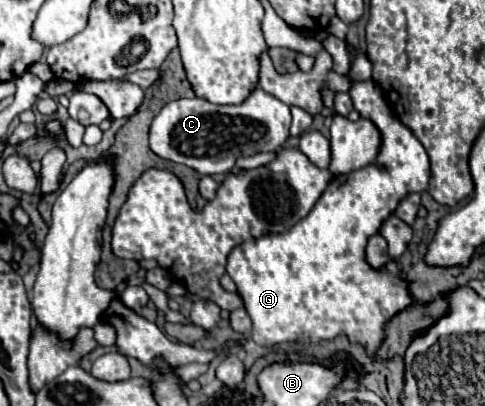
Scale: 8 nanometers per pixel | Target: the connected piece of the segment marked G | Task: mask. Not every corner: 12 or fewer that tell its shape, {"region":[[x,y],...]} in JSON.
{"region":[[373,79],[349,95],[381,131],[305,219],[235,247],[253,341],[371,353],[411,303],[365,261],[429,157]]}

